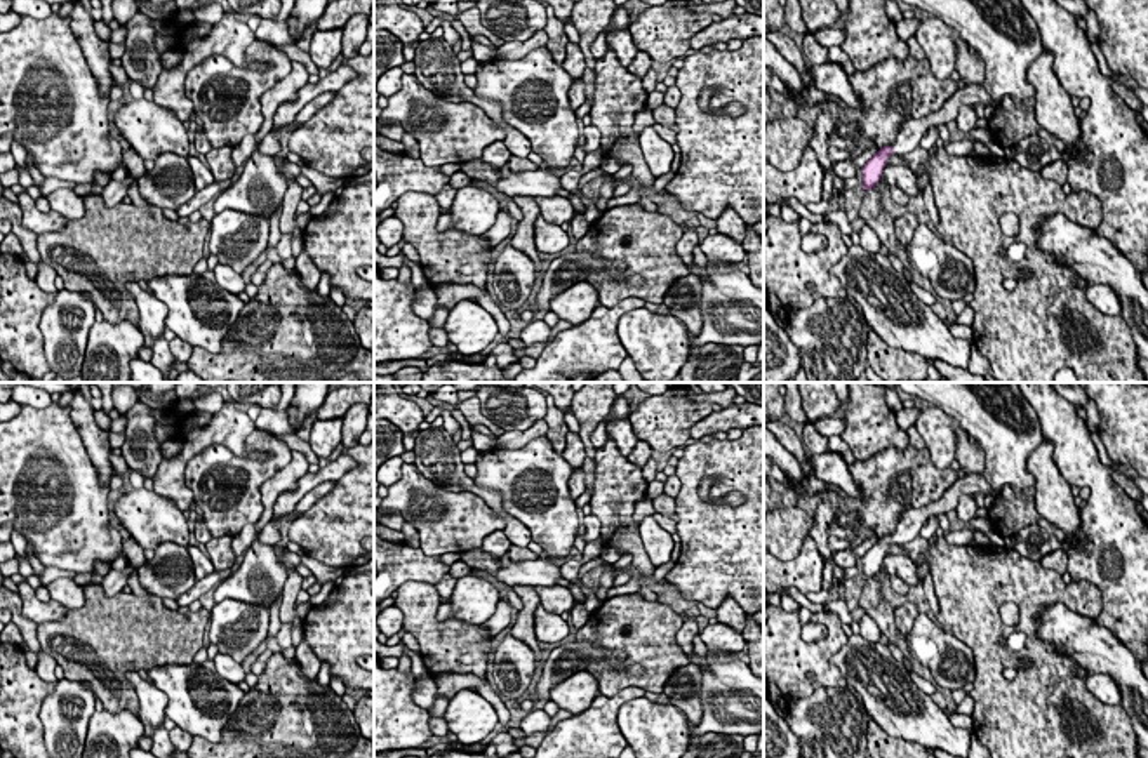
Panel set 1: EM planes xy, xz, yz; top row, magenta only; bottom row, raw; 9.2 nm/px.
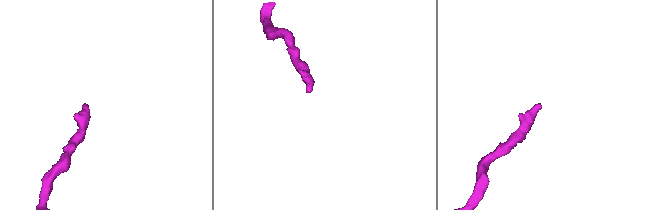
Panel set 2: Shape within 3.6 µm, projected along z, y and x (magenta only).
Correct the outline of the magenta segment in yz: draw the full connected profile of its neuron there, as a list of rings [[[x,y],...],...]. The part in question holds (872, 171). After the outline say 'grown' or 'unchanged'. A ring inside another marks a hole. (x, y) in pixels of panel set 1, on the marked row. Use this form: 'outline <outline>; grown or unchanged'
outline [[[964,85],[958,89],[939,111],[934,111],[924,118],[911,118],[901,125],[899,136],[896,137],[892,146],[880,148],[864,165],[863,165],[863,188],[866,193],[877,186],[887,158],[896,155],[906,155],[920,146],[922,136],[931,127],[946,125],[951,120],[957,120],[958,110],[962,106],[978,104],[990,106],[991,97],[983,85]]]; grown

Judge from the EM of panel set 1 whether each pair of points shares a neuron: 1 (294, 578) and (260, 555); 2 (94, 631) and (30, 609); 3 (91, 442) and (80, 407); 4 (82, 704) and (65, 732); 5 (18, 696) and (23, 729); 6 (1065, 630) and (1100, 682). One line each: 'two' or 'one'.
1: two
2: two
3: one
4: one
5: one
6: two

